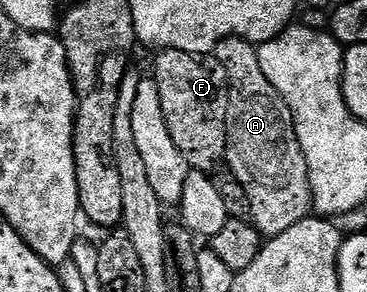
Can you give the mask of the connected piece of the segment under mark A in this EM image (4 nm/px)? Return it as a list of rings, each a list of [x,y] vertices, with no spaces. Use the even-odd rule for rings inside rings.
[[[222,38],[216,44],[213,53],[221,68],[225,68],[229,91],[225,166],[241,184],[241,188],[245,188],[245,196],[249,196],[250,221],[264,239],[270,240],[281,232],[289,232],[293,224],[308,218],[313,210],[307,161],[297,140],[293,112],[289,104],[285,104],[277,88],[273,88],[269,80],[265,80],[265,72],[261,72],[261,60],[256,43],[247,42],[243,38]]]

